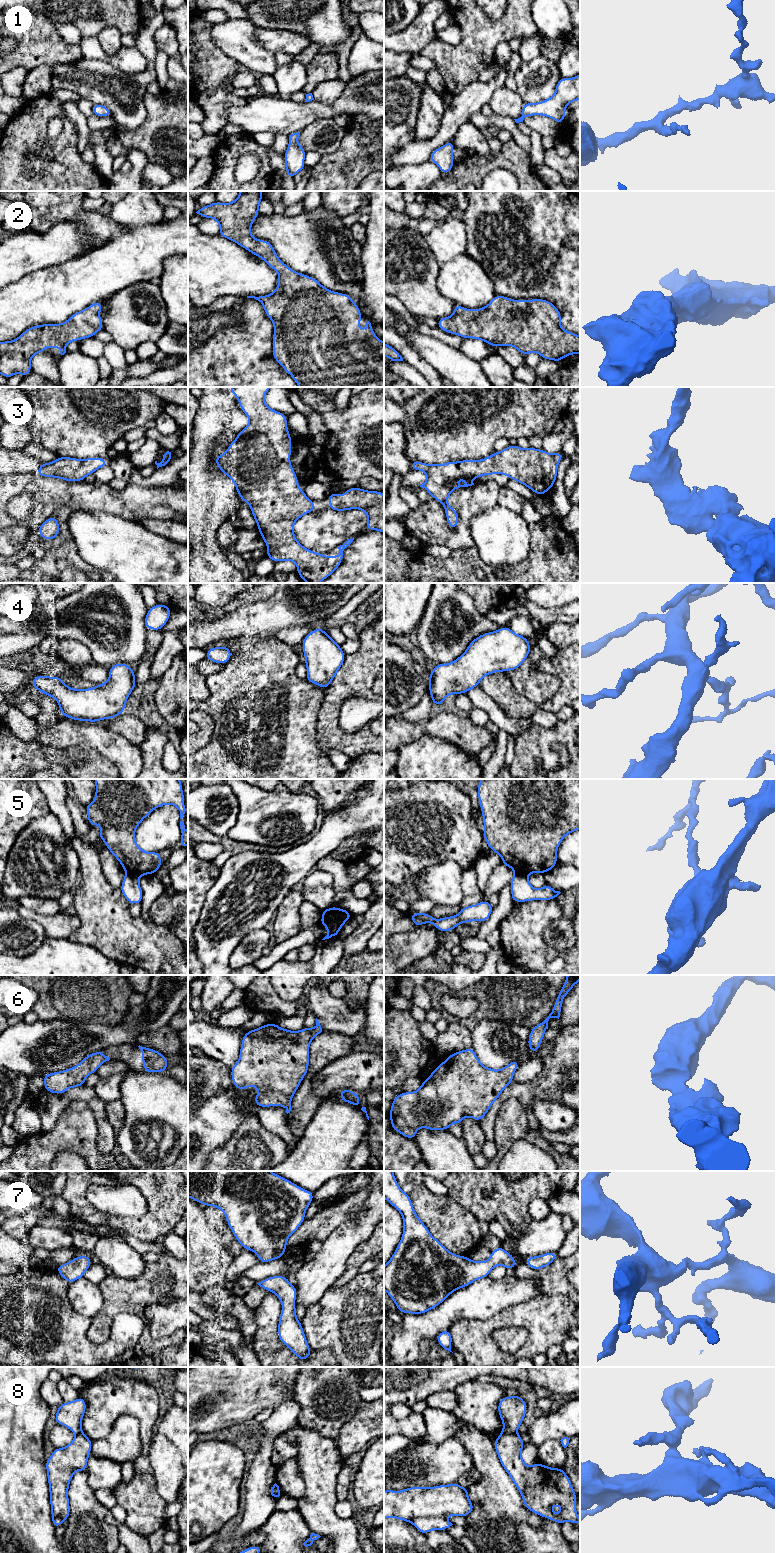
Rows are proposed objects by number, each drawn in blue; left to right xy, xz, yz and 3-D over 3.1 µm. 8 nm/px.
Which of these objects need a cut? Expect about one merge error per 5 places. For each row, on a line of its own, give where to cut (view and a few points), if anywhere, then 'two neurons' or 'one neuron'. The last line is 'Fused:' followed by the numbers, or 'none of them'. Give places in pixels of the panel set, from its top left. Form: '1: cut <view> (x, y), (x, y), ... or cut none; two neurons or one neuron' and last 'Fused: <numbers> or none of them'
1: cut none; one neuron
2: cut none; one neuron
3: cut none; one neuron
4: cut none; one neuron
5: cut xy (126, 872), (132, 872), (138, 876); two neurons
6: cut none; one neuron
7: cut none; one neuron
8: cut yz (502, 1431), (515, 1433); two neurons
Fused: 5, 8

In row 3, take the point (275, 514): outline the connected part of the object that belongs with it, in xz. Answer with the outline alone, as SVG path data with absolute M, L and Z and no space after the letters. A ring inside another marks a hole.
M230 387L230 391L238 399L240 409L248 416L249 424L237 433L237 439L229 444L227 452L220 454L213 461L219 465L219 470L234 483L241 501L247 502L258 524L258 532L265 541L268 551L266 556L276 562L290 560L297 565L297 573L302 581L319 583L328 578L342 563L343 551L354 540L348 539L338 547L338 556L324 556L303 547L295 538L293 526L305 514L315 509L315 503L309 499L298 486L298 478L291 466L291 436L287 428L287 415L269 408L264 401L265 394L271 387Z

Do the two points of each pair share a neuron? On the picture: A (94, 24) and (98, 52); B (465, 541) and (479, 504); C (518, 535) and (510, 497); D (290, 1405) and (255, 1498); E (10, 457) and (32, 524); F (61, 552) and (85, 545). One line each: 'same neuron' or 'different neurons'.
A: different neurons
B: same neuron
C: different neurons
D: same neuron
E: different neurons
F: different neurons

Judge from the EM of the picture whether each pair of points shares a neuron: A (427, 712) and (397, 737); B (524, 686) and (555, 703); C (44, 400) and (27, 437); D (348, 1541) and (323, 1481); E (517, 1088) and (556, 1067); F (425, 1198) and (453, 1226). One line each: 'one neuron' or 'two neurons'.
A: two neurons
B: two neurons
C: two neurons
D: one neuron
E: one neuron
F: one neuron

